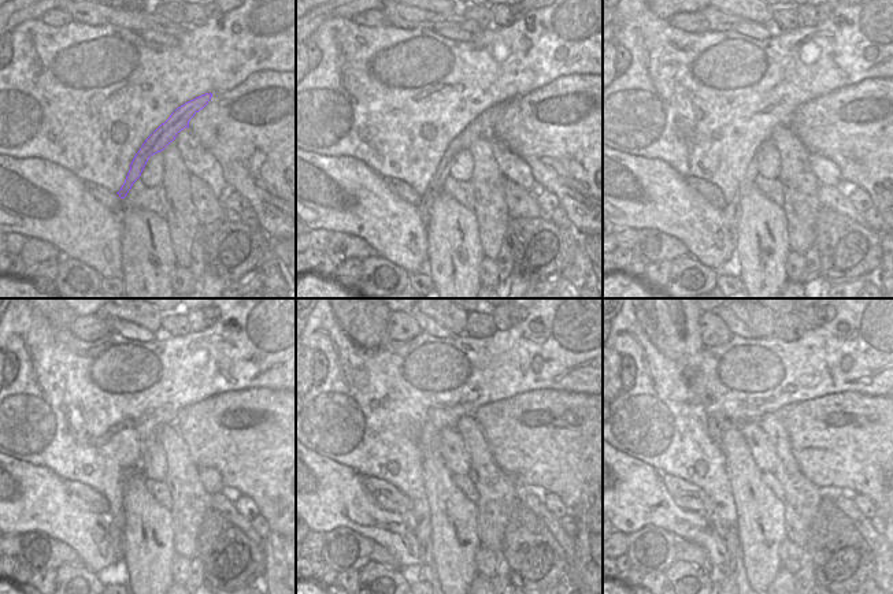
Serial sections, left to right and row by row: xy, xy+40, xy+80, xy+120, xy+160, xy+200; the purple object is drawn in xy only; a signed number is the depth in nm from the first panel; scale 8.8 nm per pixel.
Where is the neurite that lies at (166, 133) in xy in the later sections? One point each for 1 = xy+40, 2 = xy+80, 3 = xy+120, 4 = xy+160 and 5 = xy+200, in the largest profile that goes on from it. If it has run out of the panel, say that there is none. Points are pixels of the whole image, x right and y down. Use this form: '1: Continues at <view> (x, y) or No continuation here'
1: Continues at xy+40 (482, 126)
2: Continues at xy+80 (732, 212)
3: Continues at xy+120 (115, 523)
4: Continues at xy+160 (423, 530)
5: Continues at xy+200 (732, 539).

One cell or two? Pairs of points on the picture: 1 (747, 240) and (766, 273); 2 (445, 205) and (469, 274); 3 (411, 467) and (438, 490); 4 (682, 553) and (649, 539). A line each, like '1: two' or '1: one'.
1: one
2: one
3: two
4: one

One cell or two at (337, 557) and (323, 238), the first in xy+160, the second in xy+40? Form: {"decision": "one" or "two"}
{"decision": "two"}

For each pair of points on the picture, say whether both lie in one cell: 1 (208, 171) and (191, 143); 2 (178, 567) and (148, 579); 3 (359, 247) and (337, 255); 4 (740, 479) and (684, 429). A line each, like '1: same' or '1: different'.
1: same
2: different
3: same
4: different

